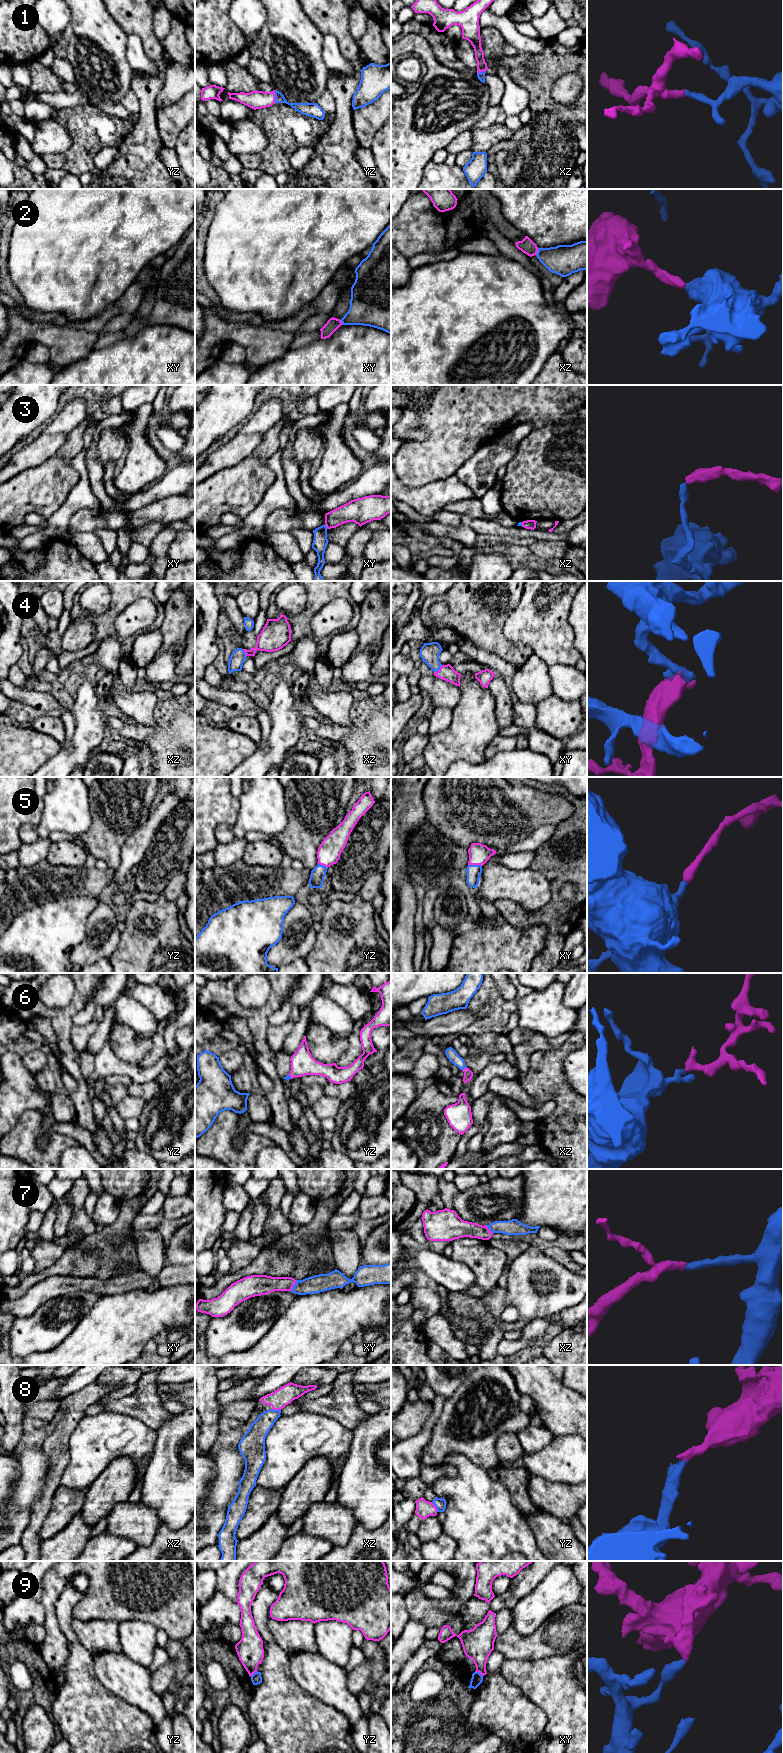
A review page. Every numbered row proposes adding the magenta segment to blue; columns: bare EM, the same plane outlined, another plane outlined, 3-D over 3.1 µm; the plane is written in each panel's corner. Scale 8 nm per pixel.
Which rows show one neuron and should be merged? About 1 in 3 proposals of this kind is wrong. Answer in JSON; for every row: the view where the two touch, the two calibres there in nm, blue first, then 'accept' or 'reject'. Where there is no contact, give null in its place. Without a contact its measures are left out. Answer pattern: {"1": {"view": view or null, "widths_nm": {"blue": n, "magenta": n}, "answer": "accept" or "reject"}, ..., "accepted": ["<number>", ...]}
{"1": {"view": "yz", "widths_nm": {"blue": 90, "magenta": 140}, "answer": "accept"}, "2": {"view": "xz", "widths_nm": {"blue": 240, "magenta": 120}, "answer": "accept"}, "3": {"view": "xy", "widths_nm": {"blue": 120, "magenta": 160}, "answer": "reject"}, "4": {"view": "xy", "widths_nm": {"blue": 160, "magenta": 130}, "answer": "accept"}, "5": {"view": "xy", "widths_nm": {"blue": 110, "magenta": 170}, "answer": "accept"}, "6": {"view": "xz", "widths_nm": {"blue": 90, "magenta": 80}, "answer": "accept"}, "7": {"view": "xy", "widths_nm": {"blue": 140, "magenta": 160}, "answer": "accept"}, "8": {"view": "yz", "widths_nm": {"blue": 90, "magenta": 140}, "answer": "accept"}, "9": {"view": "xy", "widths_nm": {"blue": 90, "magenta": 260}, "answer": "reject"}, "accepted": ["1", "2", "4", "5", "6", "7", "8"]}

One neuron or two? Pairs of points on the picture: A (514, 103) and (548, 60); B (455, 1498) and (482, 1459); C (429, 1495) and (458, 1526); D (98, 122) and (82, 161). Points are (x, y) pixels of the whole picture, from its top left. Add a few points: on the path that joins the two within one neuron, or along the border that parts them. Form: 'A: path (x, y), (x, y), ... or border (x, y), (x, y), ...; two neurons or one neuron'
A: border (508, 73), (517, 84), (528, 92), (528, 107); two neurons
B: border (457, 1453), (466, 1456), (486, 1471); two neurons
C: border (431, 1489), (436, 1496); two neurons
D: path (90, 132), (88, 140), (83, 146), (83, 151); one neuron

